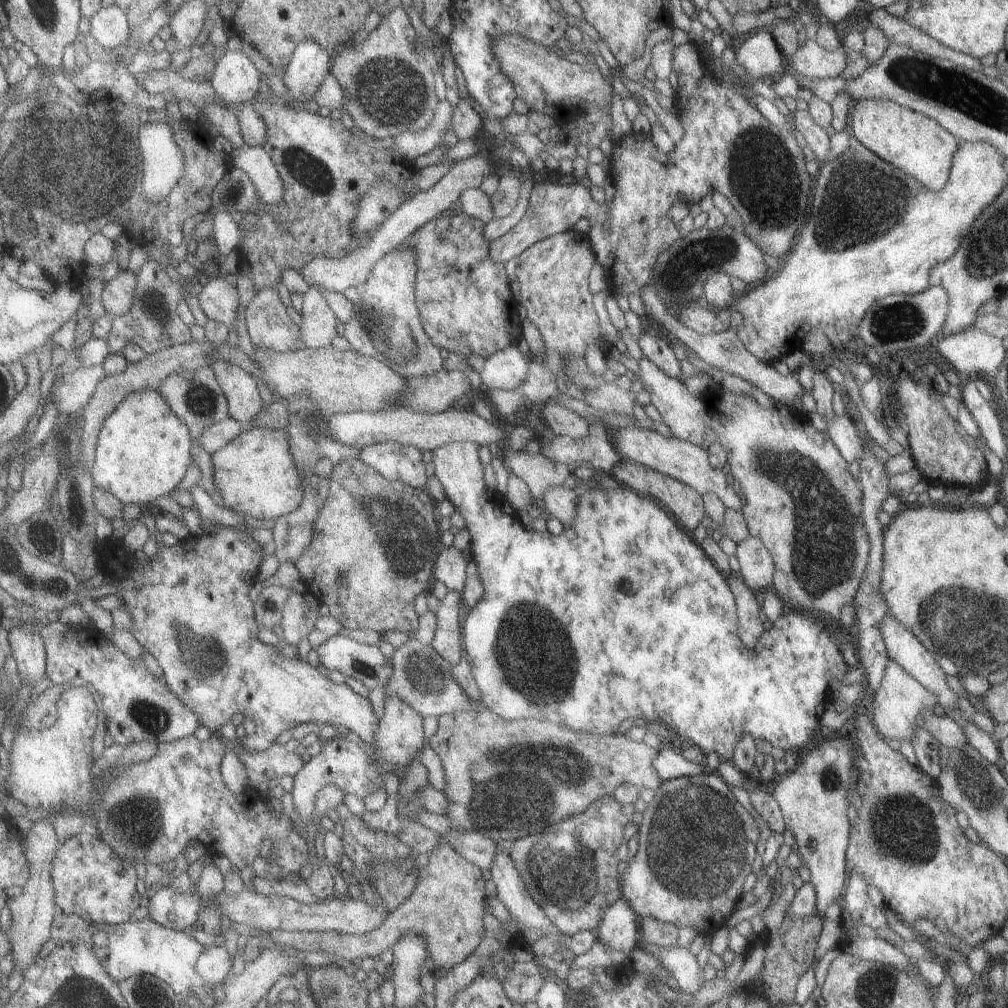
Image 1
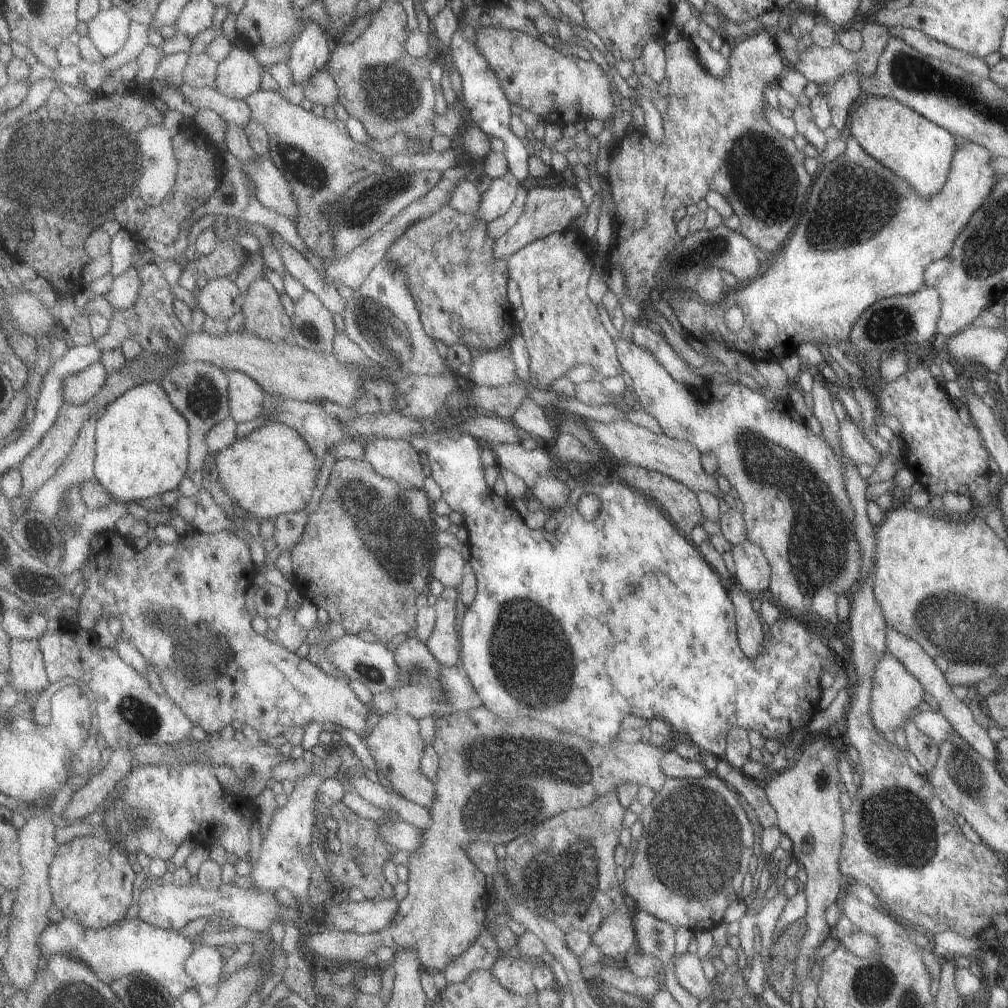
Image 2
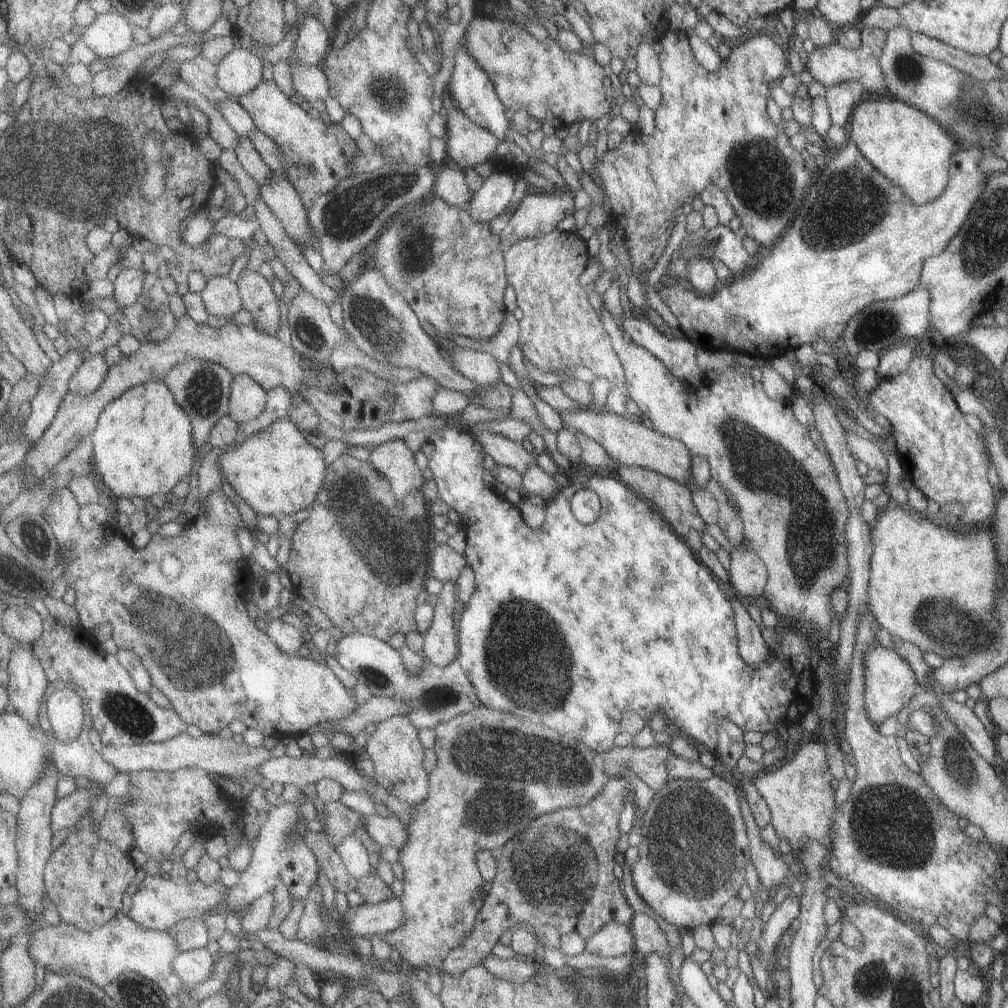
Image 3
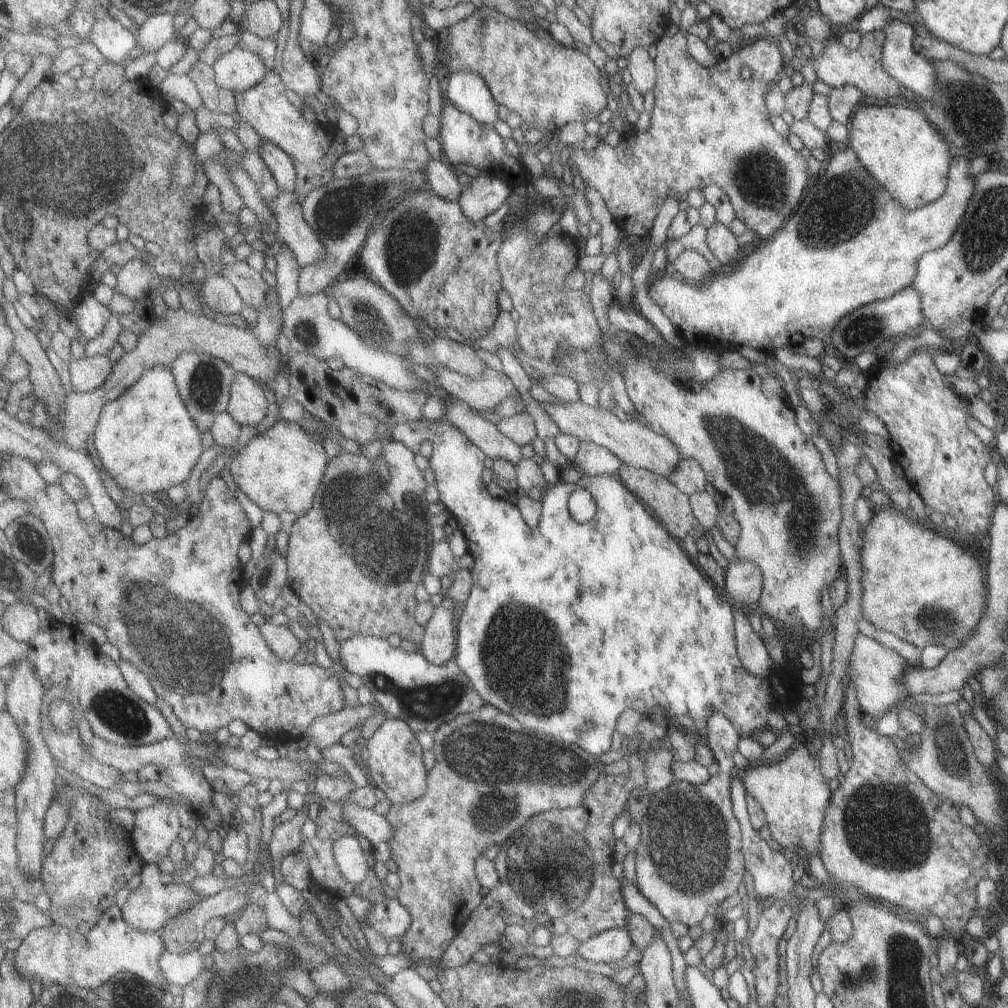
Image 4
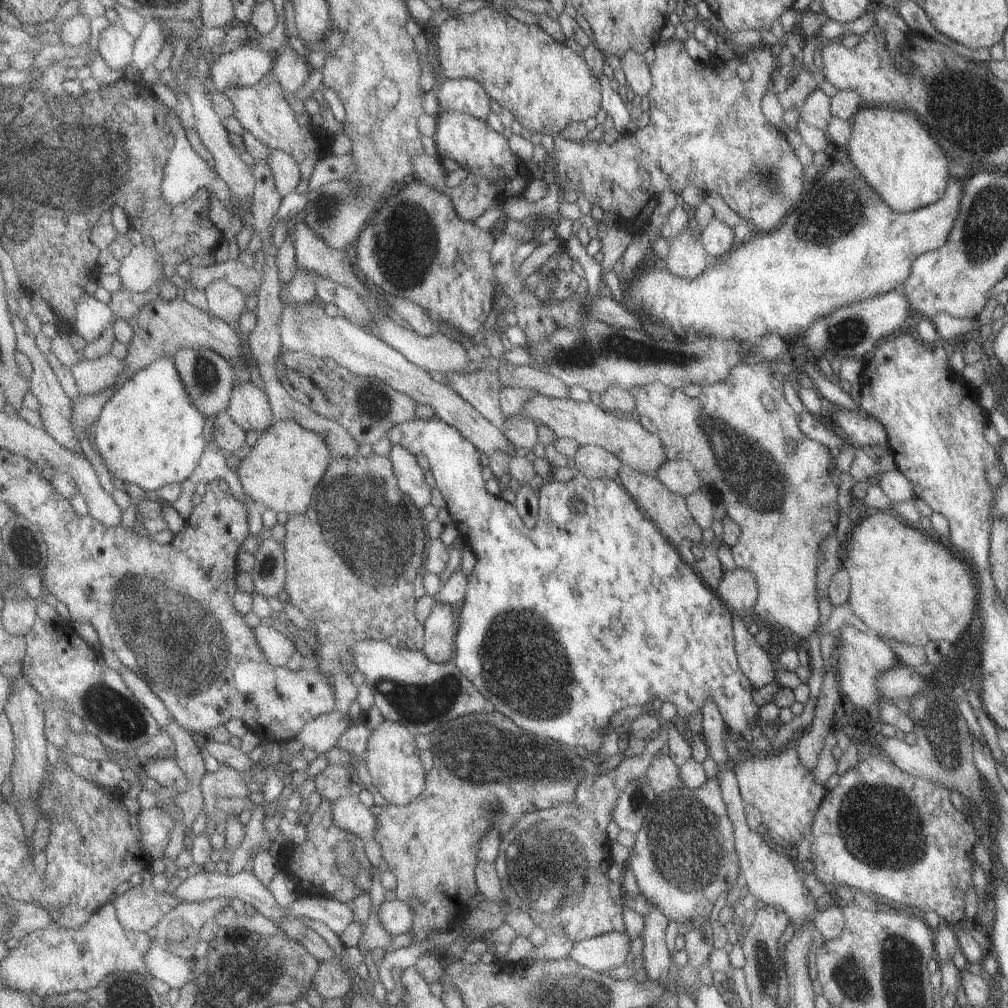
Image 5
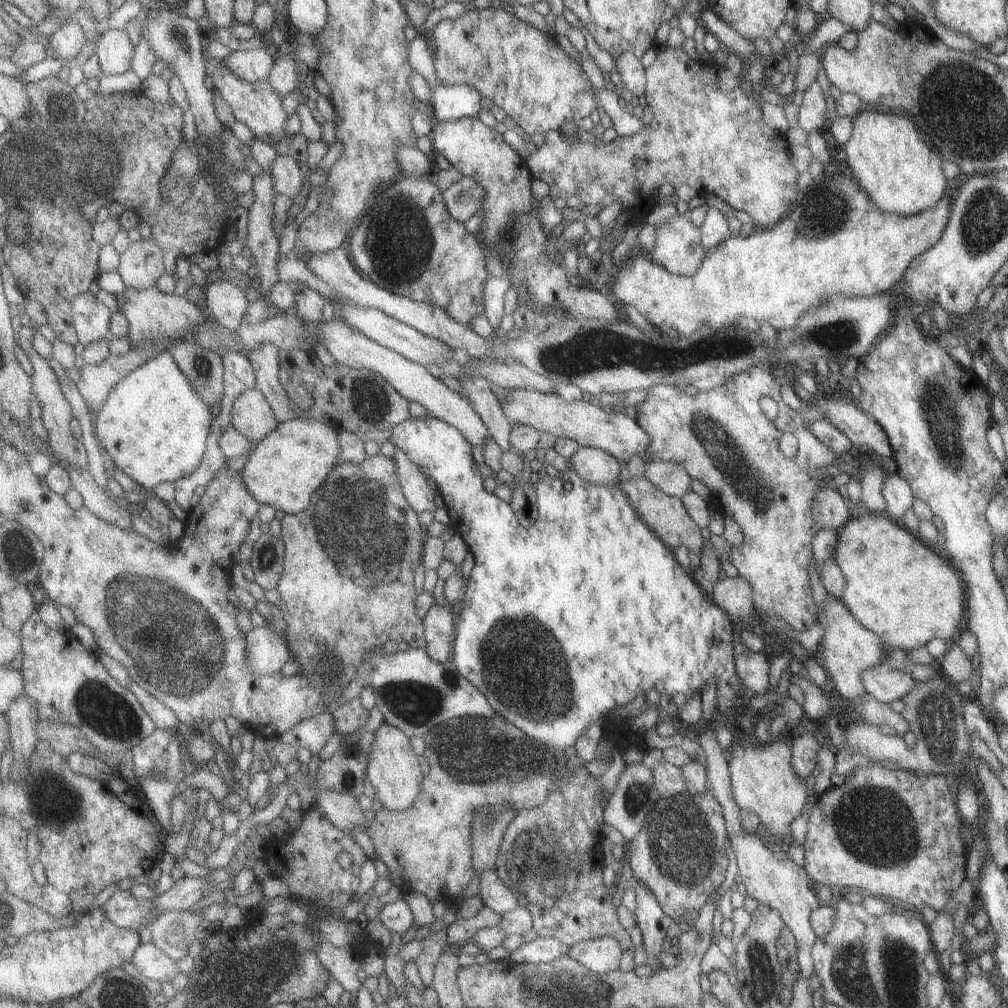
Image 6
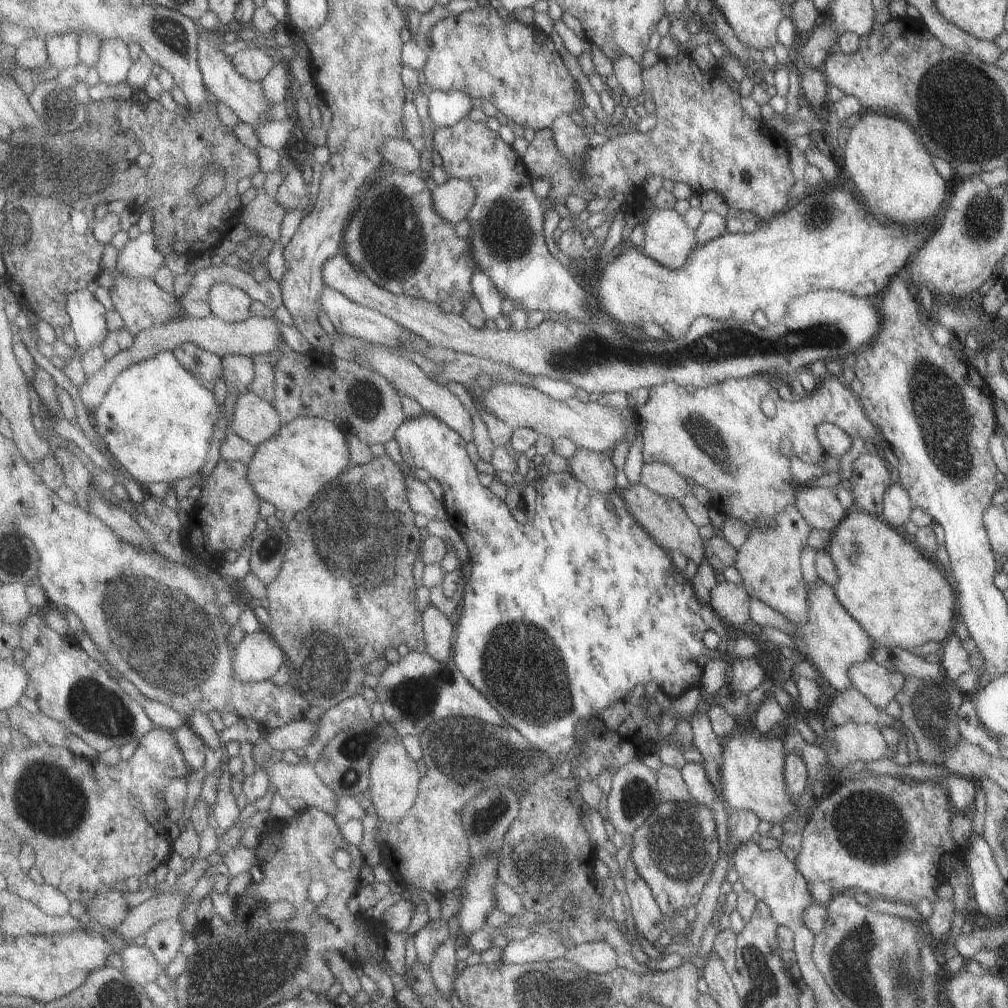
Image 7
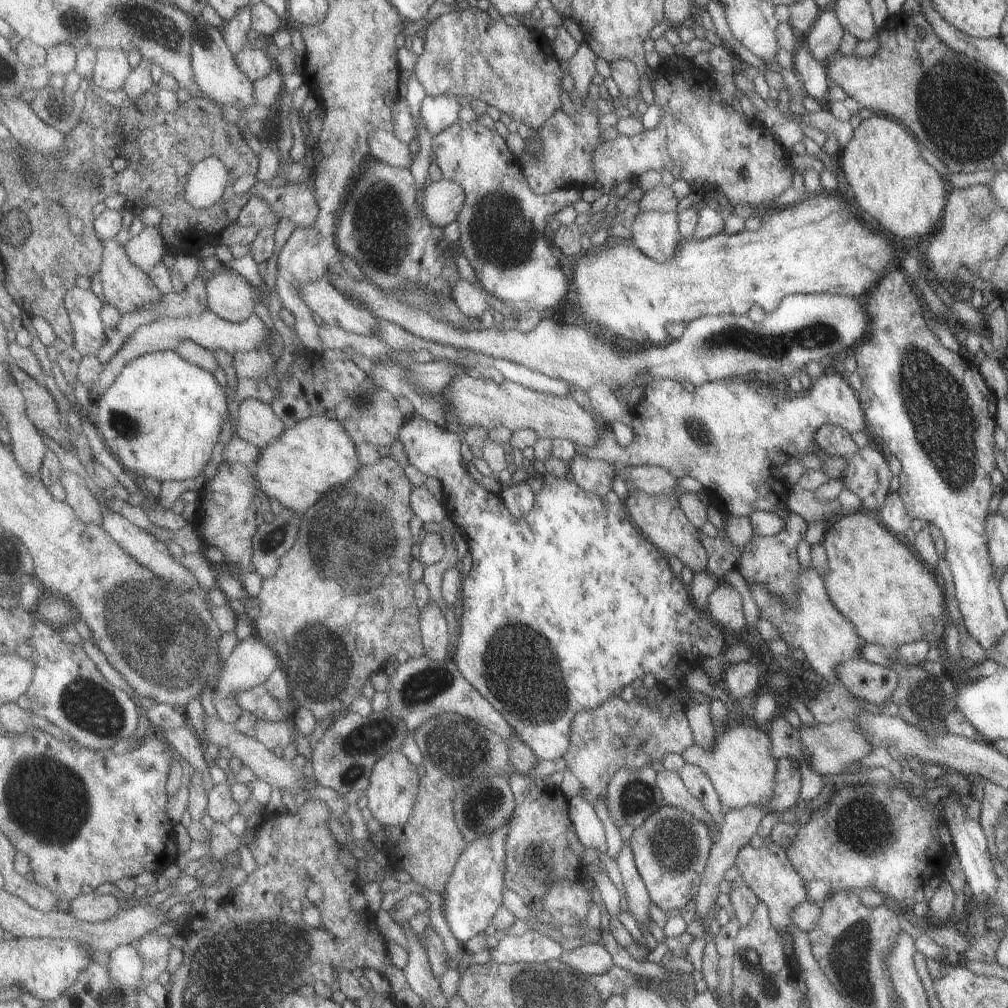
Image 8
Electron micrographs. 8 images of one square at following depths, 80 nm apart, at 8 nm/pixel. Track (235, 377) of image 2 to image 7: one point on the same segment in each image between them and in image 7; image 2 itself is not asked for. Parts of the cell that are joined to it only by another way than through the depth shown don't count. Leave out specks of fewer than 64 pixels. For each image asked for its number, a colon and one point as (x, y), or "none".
3: (248, 398)
4: (248, 405)
5: (249, 406)
6: (252, 414)
7: (254, 419)

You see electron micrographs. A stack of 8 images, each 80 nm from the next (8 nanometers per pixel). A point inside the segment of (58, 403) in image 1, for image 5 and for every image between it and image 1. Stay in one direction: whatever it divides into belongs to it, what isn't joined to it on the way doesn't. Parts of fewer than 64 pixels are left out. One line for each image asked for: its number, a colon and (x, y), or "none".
2: (79, 388)
3: (90, 375)
4: (86, 374)
5: (91, 376)

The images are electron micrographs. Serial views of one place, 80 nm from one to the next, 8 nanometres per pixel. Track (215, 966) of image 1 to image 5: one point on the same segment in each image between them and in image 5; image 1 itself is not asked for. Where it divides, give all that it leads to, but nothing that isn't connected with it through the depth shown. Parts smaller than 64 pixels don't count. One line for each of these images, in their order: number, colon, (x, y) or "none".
2: (206, 965)
3: (194, 966)
4: (180, 969)
5: (175, 971)

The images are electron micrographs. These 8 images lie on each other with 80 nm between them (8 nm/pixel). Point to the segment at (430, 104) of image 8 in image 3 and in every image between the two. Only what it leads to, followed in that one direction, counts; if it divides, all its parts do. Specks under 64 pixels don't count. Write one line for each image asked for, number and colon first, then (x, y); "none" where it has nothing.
3: (473, 91)
4: (467, 90)
5: (466, 95)
6: (455, 102)
7: (446, 109)

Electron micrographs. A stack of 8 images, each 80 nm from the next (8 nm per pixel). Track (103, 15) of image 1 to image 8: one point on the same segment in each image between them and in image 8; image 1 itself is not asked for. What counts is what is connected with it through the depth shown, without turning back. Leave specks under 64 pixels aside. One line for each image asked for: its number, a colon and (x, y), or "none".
2: (110, 30)
3: (112, 33)
4: (114, 40)
5: (115, 44)
6: (115, 51)
7: (114, 64)
8: (112, 67)

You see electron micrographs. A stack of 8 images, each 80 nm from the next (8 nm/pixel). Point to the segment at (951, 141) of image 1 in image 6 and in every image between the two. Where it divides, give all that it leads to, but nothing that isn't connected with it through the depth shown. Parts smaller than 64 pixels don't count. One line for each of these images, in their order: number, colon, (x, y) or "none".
2: (918, 151)
3: (910, 149)
4: (898, 146)
5: (892, 151)
6: (900, 174)

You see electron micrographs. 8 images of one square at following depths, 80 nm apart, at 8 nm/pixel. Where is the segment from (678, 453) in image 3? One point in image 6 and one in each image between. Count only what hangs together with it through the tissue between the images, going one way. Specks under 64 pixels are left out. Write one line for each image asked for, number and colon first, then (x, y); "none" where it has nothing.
4: (636, 445)
5: (590, 424)
6: (590, 424)

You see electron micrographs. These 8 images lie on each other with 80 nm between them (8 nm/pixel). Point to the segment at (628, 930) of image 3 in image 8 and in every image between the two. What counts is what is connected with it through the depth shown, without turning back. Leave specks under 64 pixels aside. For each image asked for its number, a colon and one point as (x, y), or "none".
4: (611, 945)
5: (601, 953)
6: (602, 955)
7: (599, 957)
8: (592, 959)

